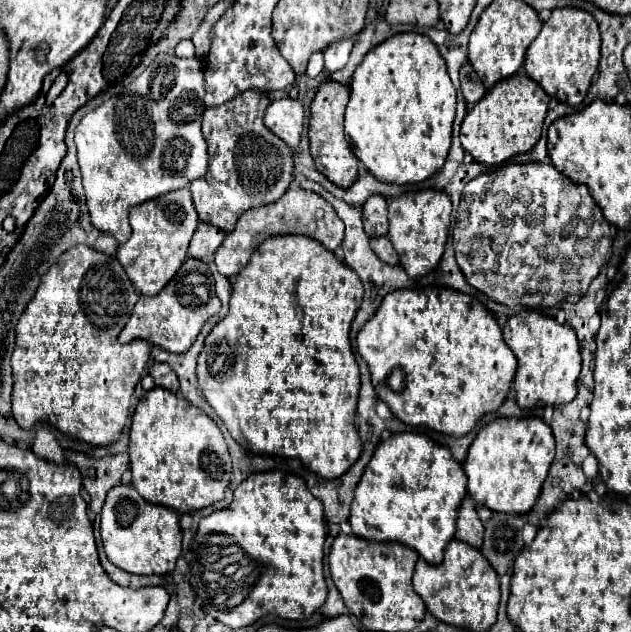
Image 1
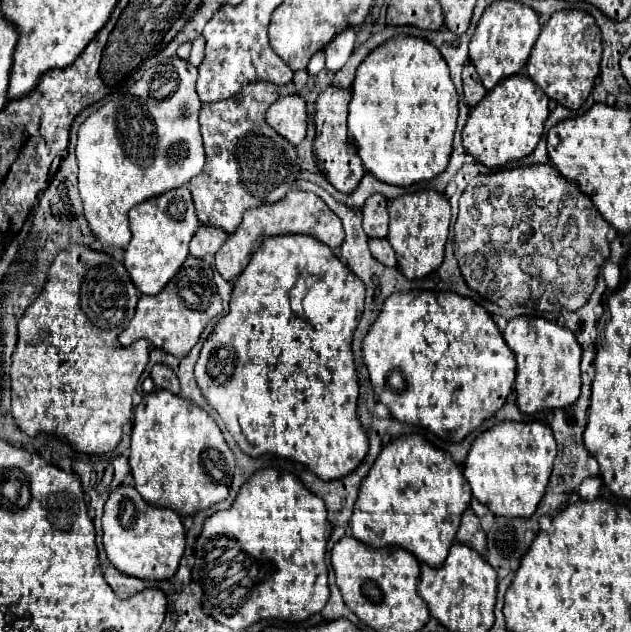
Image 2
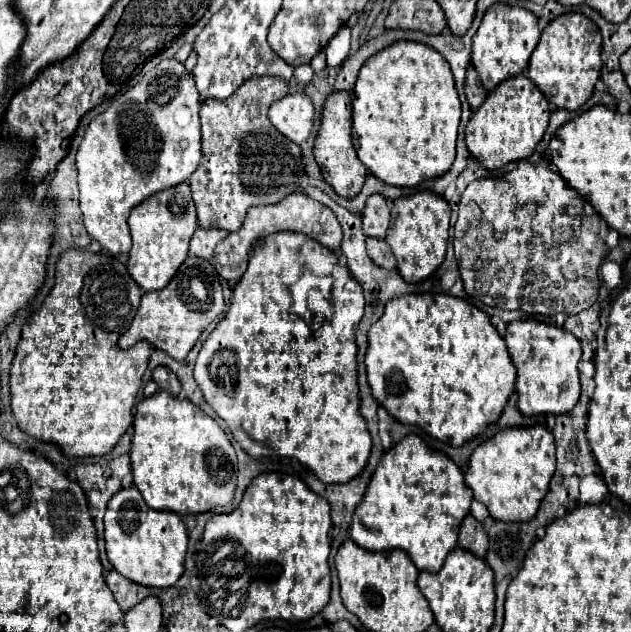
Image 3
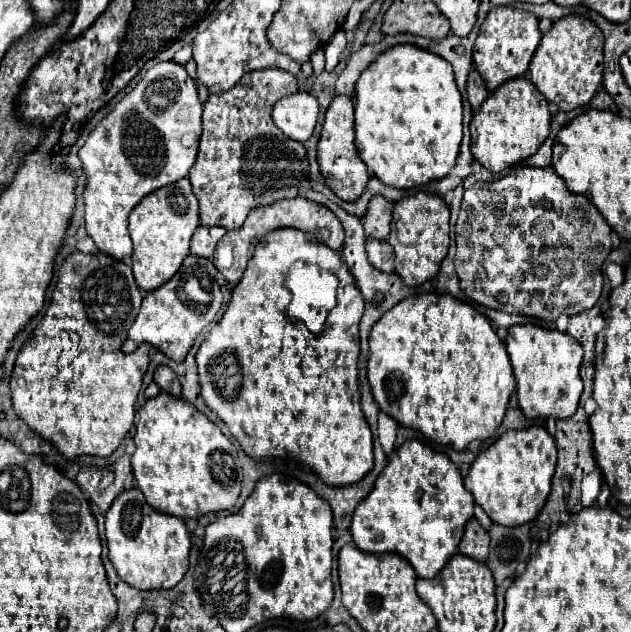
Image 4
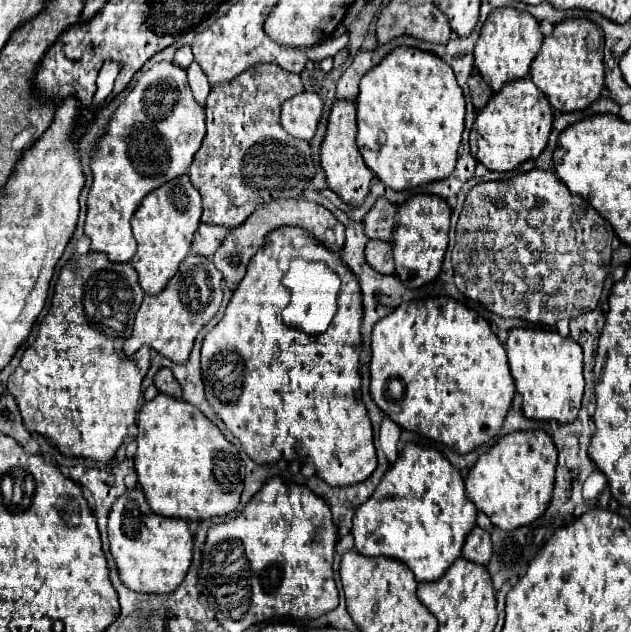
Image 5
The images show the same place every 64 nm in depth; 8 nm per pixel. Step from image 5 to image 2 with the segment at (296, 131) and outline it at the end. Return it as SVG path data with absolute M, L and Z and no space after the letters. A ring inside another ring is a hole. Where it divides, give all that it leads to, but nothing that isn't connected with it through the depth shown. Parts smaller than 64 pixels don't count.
M284 96L278 98L266 112L266 122L270 128L274 128L282 138L286 138L290 144L298 146L306 136L306 102L300 96Z

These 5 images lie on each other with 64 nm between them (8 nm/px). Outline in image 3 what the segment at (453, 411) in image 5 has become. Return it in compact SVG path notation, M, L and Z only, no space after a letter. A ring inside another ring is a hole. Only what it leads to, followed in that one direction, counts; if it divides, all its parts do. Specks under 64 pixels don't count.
M404 294L390 300L384 316L368 332L366 370L372 396L392 418L402 424L416 424L430 436L452 446L462 446L498 420L516 378L506 342L490 318L468 300L450 294Z

